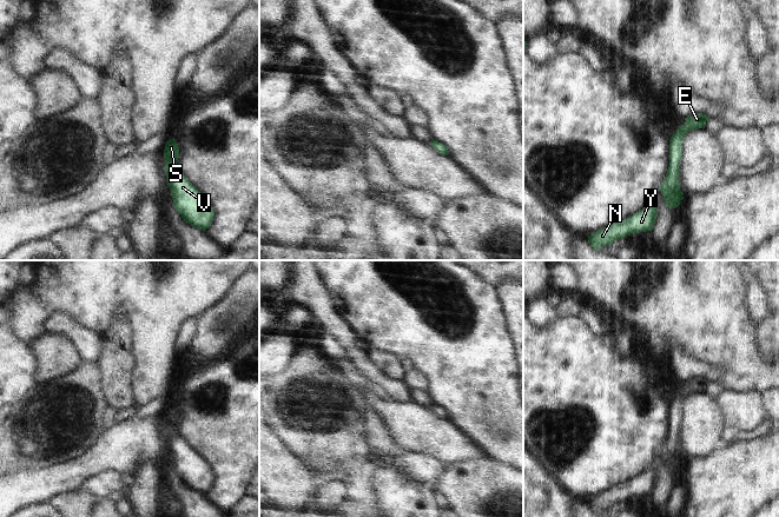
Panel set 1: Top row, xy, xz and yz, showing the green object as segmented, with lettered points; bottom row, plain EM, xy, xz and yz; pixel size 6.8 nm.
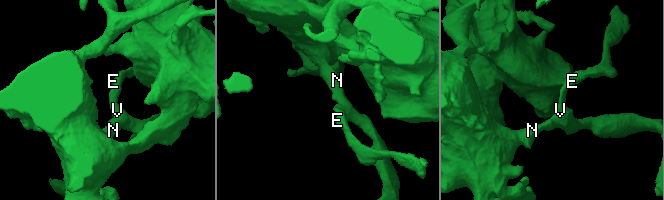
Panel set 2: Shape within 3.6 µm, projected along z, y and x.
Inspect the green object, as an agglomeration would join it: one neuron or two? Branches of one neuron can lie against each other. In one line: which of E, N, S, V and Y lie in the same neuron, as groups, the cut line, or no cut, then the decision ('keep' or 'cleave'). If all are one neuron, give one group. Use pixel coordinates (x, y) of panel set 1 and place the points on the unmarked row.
groups E N S V Y; cut none; keep

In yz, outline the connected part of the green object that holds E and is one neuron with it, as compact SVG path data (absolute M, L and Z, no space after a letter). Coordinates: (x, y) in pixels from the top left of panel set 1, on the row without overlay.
M698 377L685 382L686 387L679 390L678 395L669 403L669 430L660 455L664 459L664 466L672 473L681 468L684 457L679 448L679 429L682 419L682 406L685 399L692 393L705 391L709 383L707 378Z

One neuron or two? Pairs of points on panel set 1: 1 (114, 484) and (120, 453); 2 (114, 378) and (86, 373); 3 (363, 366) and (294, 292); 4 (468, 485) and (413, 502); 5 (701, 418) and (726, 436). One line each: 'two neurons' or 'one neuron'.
1: two neurons
2: two neurons
3: one neuron
4: two neurons
5: two neurons

